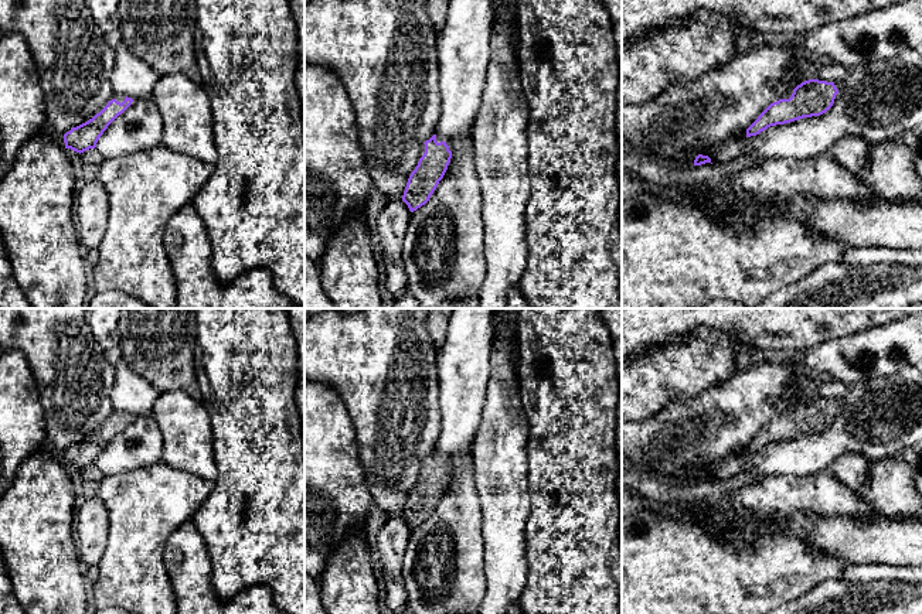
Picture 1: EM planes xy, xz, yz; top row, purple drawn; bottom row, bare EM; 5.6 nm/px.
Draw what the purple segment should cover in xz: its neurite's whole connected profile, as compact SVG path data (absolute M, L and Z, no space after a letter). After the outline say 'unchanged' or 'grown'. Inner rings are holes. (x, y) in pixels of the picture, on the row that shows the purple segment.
M435 133L422 144L418 166L411 173L402 195L402 201L411 212L429 201L446 173L450 158L452 147L446 137Z; grown

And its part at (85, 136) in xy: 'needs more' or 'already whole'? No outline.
needs more

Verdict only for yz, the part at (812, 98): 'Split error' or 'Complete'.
Split error

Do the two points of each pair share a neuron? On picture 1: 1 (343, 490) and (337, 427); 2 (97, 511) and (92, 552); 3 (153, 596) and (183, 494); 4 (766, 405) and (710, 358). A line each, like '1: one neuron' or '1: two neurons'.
1: one neuron
2: one neuron
3: one neuron
4: two neurons

